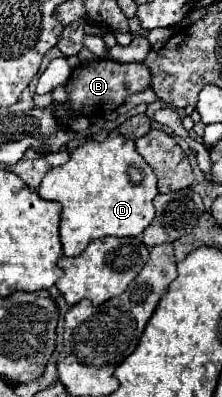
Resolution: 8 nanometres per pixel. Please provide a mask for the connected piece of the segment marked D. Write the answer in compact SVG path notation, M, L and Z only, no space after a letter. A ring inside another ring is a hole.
M117 128L109 132L109 136L103 142L85 142L71 150L69 160L63 166L51 168L41 186L39 196L45 200L55 200L63 206L61 212L61 244L65 256L79 256L91 240L103 238L103 236L139 236L155 218L153 198L157 192L157 178L149 164L143 160L143 156L135 150L135 142L125 138Z

